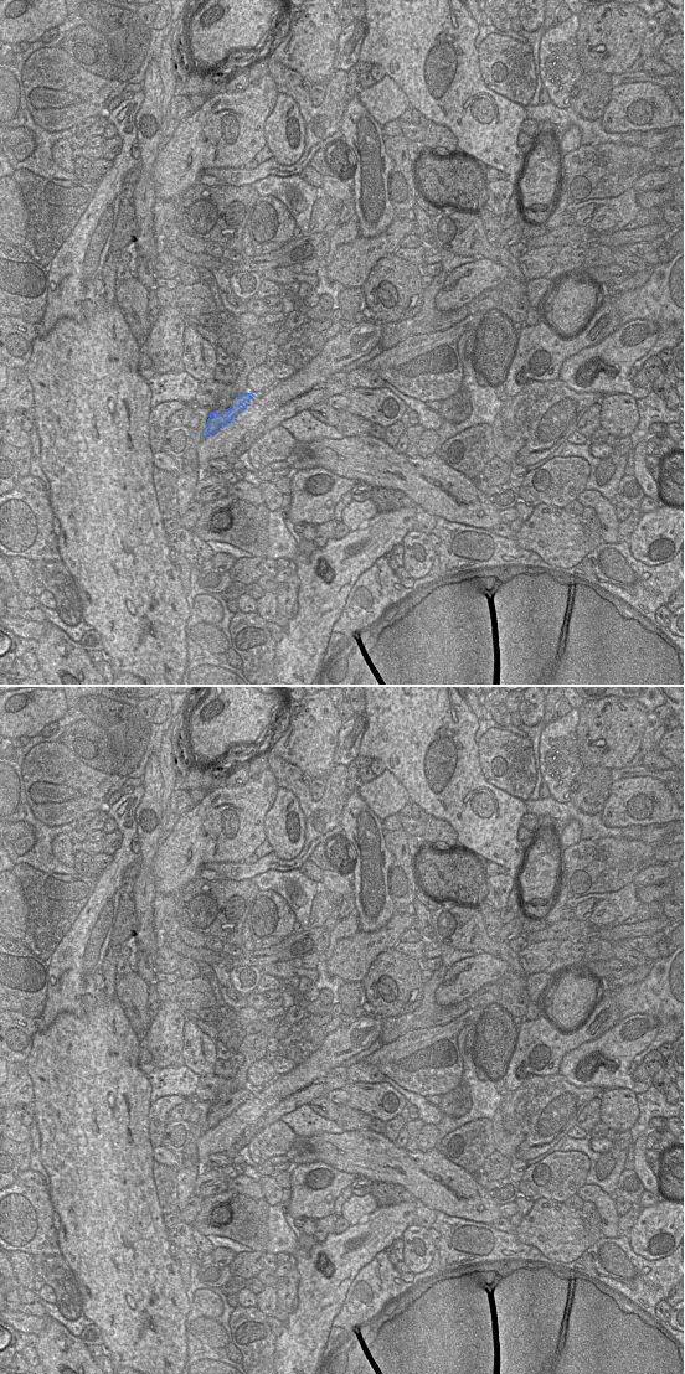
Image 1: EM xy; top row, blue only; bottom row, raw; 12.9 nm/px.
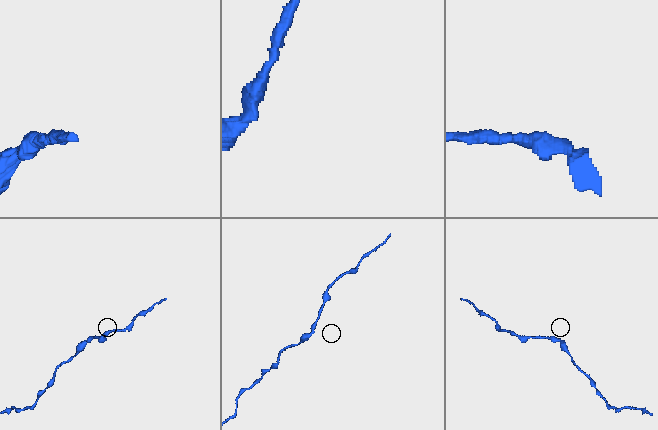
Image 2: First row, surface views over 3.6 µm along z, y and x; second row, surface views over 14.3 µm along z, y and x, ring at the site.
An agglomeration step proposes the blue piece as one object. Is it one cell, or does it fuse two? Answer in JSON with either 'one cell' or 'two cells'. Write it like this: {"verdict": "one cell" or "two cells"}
{"verdict": "one cell"}

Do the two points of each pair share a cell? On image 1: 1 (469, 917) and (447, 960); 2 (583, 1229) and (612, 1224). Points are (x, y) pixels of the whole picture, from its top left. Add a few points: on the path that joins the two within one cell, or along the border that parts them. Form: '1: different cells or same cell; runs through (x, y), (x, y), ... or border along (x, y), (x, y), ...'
1: different cells; border along (439, 943), (475, 952)
2: different cells; border along (596, 1210), (599, 1217), (599, 1233), (603, 1236)

